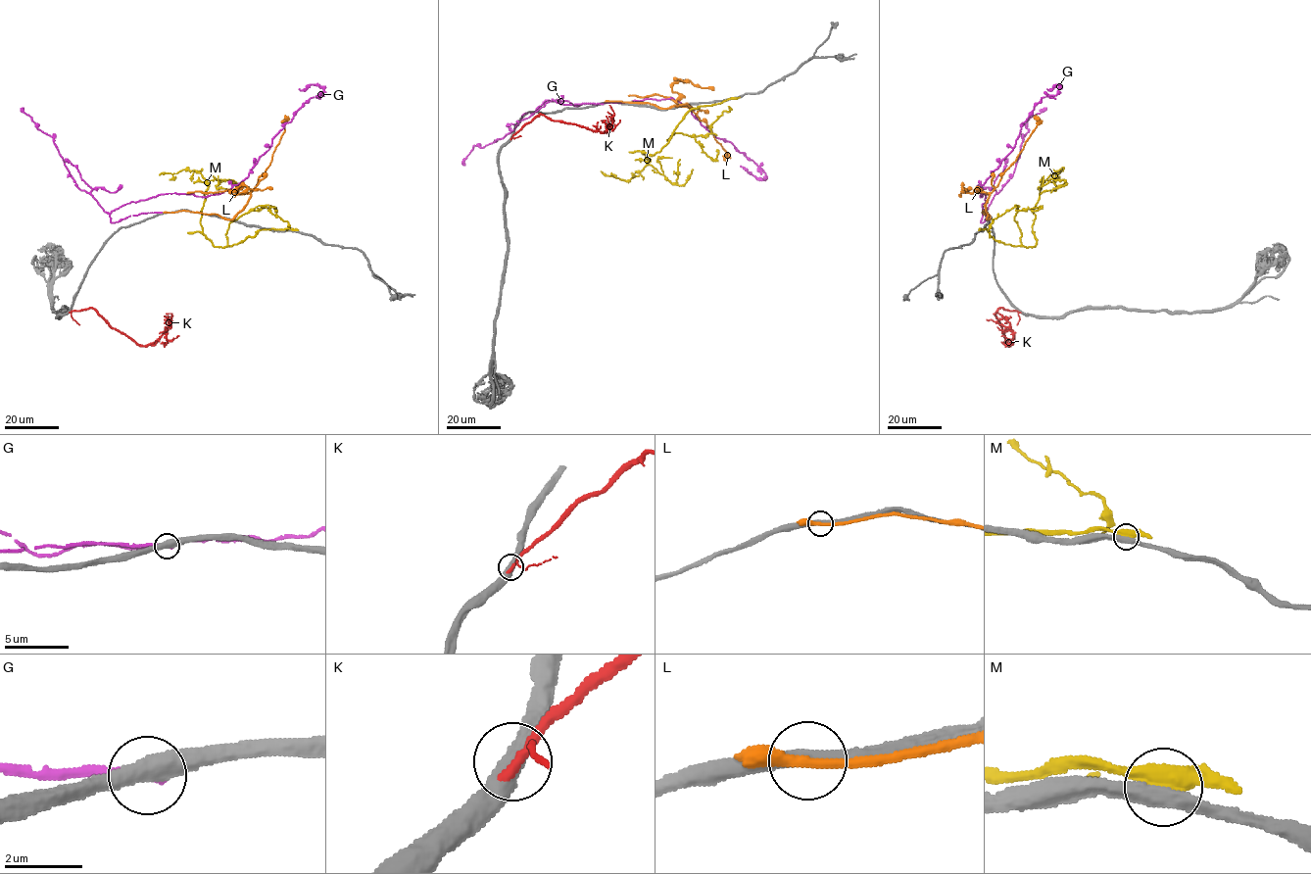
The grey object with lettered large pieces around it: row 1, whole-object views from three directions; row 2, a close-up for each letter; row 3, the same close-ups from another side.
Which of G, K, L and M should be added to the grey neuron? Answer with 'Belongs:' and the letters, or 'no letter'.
Belongs: K

